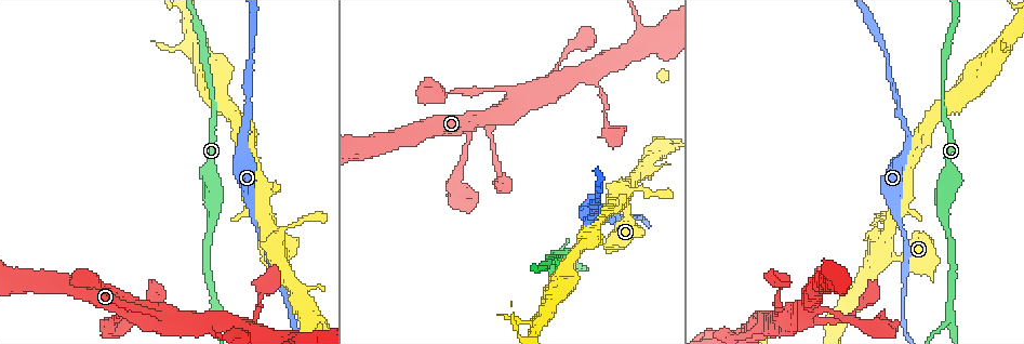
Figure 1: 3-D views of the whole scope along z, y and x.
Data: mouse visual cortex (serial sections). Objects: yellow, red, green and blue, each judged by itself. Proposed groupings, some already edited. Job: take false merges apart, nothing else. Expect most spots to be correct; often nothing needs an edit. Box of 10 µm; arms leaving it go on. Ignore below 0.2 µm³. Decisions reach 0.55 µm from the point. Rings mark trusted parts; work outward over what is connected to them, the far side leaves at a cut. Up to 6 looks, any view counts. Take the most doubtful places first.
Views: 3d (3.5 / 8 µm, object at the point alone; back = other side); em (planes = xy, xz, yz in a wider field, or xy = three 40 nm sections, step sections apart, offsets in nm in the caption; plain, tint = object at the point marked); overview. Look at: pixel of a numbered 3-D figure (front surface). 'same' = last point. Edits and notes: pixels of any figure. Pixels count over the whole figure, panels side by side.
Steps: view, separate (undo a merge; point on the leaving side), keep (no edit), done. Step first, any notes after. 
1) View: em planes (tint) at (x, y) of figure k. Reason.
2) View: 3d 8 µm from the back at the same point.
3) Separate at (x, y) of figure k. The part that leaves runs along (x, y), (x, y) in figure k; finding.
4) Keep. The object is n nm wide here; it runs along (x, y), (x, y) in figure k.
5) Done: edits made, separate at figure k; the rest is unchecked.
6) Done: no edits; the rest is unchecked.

View: 3d 3.5 µm at (275, 248) of figure 1. Three-way junction.

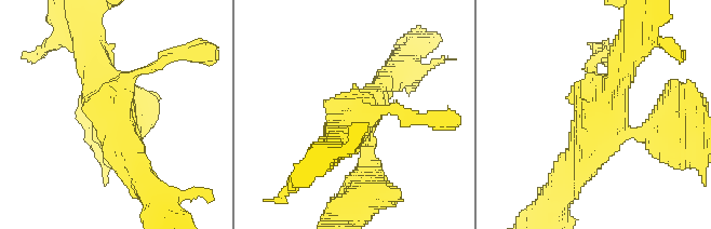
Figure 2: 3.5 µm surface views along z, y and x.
View: em xy step 1 (tint) at (111, 120) of figure 2.

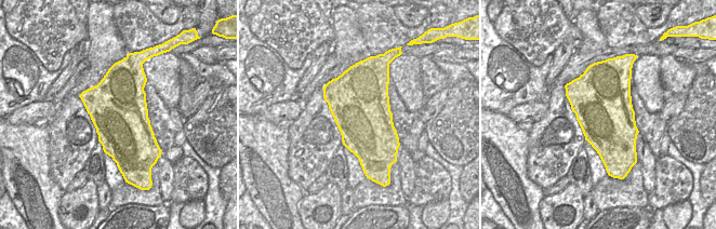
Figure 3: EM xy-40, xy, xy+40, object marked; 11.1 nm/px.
Keep. It runs along (669, 122), (619, 132), (605, 116), (627, 56) in figure 2; all the same cell.

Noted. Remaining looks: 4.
View: 3d 3.5 µm from the back at (949, 314) of figure 1. Three-way junction.

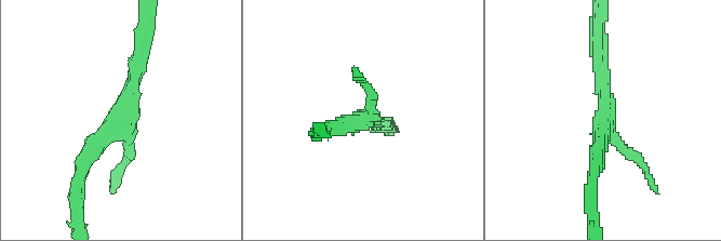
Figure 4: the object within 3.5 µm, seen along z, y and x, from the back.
View: em xy step 2 (tint) at (121, 121) of figure 4. 3 arms meet here; the arms are 150, 200, 250 nm wide.

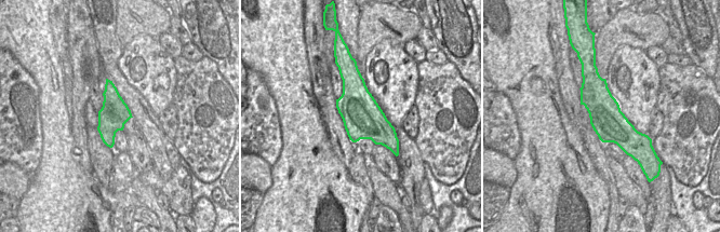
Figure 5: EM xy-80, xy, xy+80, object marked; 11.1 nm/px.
Keep. It runs along (595, 70), (595, 96), (630, 152) in figure 5; one cell here.

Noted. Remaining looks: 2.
View: 3d 3.5 µm at (206, 320) of figure 1.

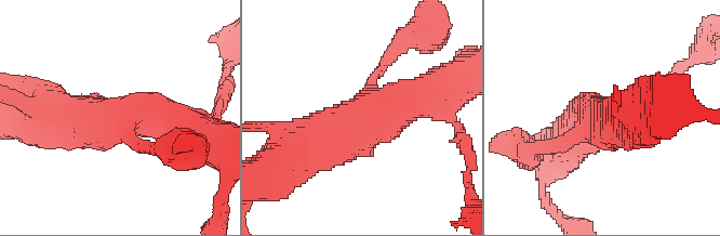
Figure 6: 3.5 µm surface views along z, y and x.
View: em xy step 5 (tint) at (599, 115) of figure 6. 3 arms meet here; the arms are 150, 500, 600 nm wide; need the tissue.

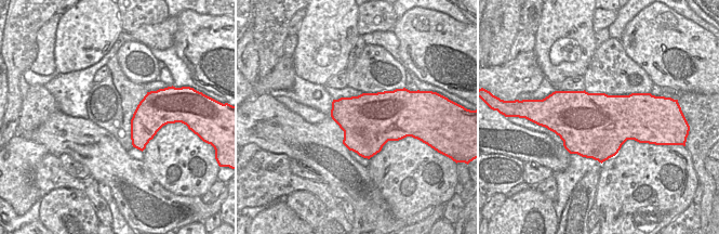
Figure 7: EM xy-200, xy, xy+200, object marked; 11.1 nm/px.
Keep. It runs along (304, 147), (437, 91) in figure 6; all the same cell.

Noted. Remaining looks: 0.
Done: no edits; the rest is unchecked.

